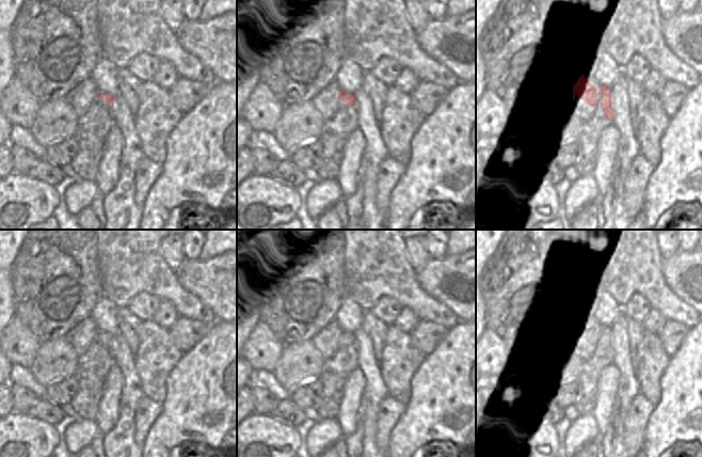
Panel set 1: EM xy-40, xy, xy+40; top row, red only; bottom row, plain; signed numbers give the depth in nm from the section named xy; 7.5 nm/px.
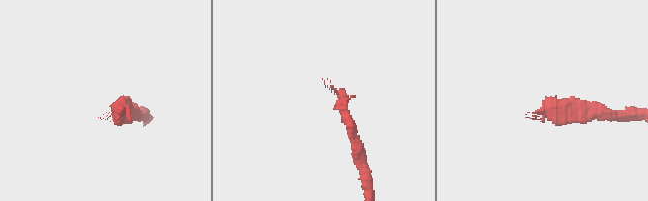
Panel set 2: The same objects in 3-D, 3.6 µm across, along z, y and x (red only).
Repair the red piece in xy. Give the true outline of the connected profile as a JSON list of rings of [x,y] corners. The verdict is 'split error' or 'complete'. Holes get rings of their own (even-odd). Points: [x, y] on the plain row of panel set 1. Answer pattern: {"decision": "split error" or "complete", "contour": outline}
{"decision": "split error", "contour": [[[335,321],[328,324],[317,332],[309,341],[321,352],[325,360],[336,351],[336,340],[339,338],[350,345],[355,345],[355,332],[346,332],[338,328]]]}

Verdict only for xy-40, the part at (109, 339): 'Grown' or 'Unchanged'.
Grown

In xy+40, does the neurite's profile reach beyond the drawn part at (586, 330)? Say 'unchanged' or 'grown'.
grown

